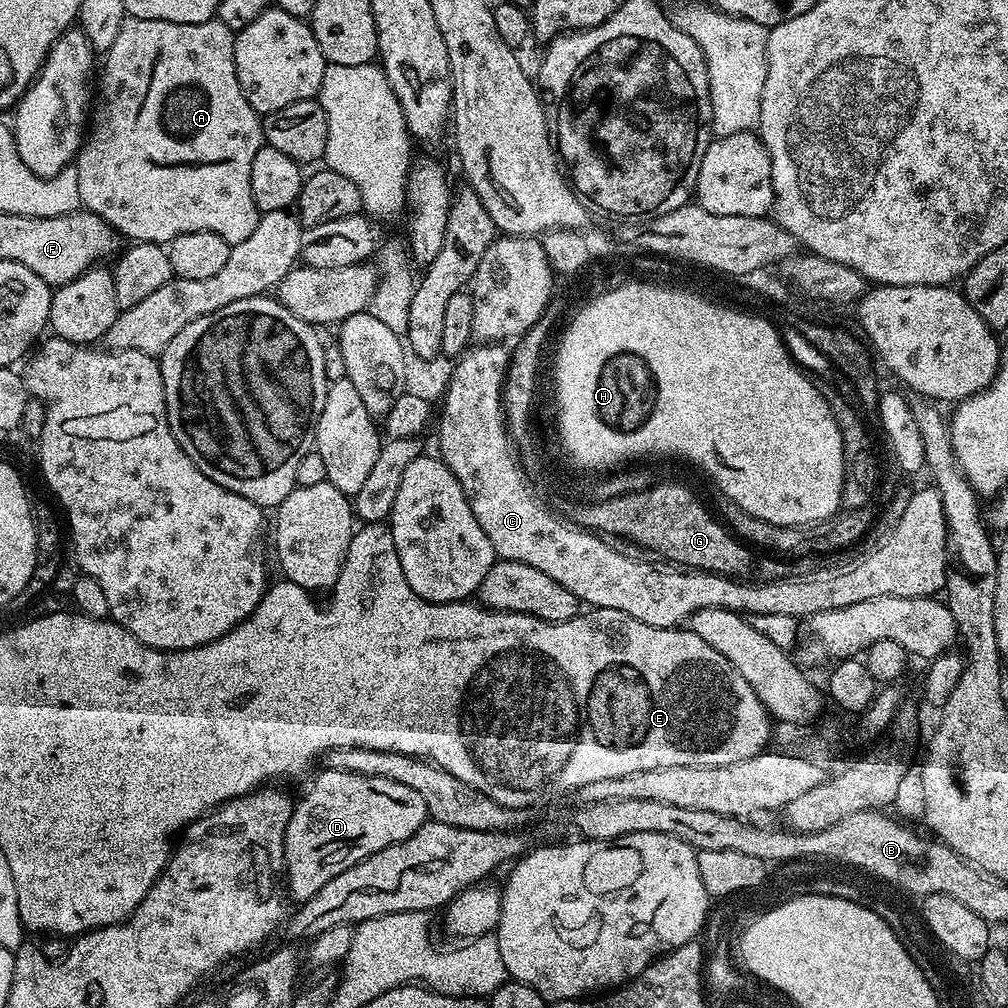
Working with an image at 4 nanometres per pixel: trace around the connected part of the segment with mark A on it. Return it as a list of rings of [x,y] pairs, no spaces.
[[[128,16],[122,22],[122,30],[118,30],[118,38],[114,38],[114,46],[110,46],[110,50],[103,53],[104,69],[98,72],[98,92],[100,88],[100,97],[95,97],[94,107],[90,112],[90,131],[87,133],[86,139],[80,145],[80,151],[76,153],[74,167],[78,174],[78,194],[80,195],[81,205],[87,211],[93,212],[98,218],[102,218],[107,224],[111,224],[121,237],[129,236],[127,239],[132,242],[142,244],[159,244],[167,246],[171,240],[178,238],[182,234],[194,234],[195,232],[216,232],[230,246],[238,242],[246,242],[246,238],[250,238],[250,234],[254,234],[254,226],[258,226],[261,218],[261,212],[256,208],[254,202],[254,194],[250,194],[250,166],[254,166],[254,154],[258,154],[258,150],[265,147],[264,142],[264,125],[262,123],[261,113],[255,112],[250,106],[250,102],[246,102],[246,94],[242,94],[242,86],[236,77],[236,67],[234,66],[234,46],[232,45],[234,33],[226,26],[222,26],[222,22],[215,18],[206,22],[198,22],[197,24],[183,24],[182,22],[166,22],[165,20],[151,20],[150,18],[138,18],[137,16]]]

